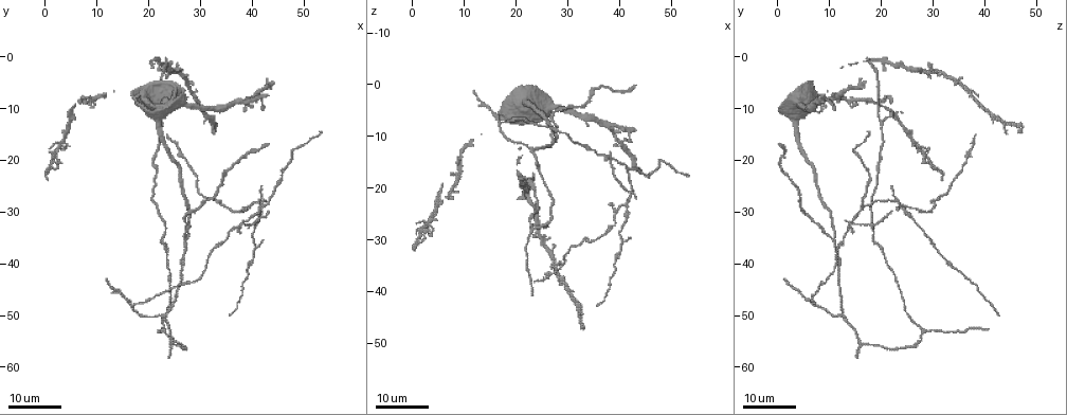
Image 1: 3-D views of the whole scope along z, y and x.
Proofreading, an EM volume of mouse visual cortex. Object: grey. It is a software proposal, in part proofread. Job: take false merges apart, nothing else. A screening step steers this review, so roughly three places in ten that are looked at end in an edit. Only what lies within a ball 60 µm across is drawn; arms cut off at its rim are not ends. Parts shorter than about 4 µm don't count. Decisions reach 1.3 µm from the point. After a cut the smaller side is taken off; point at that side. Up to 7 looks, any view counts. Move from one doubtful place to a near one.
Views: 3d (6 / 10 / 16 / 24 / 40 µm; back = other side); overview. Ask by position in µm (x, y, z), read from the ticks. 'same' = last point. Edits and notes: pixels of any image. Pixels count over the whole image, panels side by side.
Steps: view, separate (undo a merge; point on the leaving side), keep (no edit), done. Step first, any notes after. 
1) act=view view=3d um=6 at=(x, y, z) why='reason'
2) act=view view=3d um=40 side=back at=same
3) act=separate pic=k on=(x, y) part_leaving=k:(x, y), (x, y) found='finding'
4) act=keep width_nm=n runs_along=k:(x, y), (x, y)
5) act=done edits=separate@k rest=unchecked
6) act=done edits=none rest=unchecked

act=view view=3d um=16 at=(42.0, 29.0, 16.0) why='three-way junction'

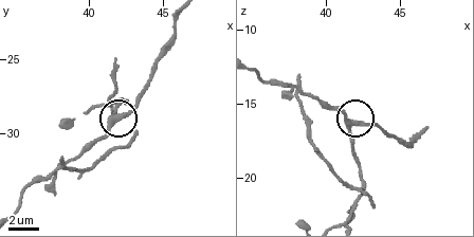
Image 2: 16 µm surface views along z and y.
act=view view=3d um=6 at=(42.0, 29.0, 16.4)

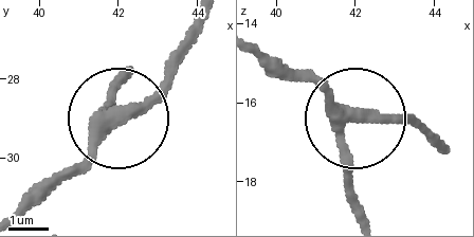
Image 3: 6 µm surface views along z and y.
act=keep side_arm_um=23 runs_along=3:(263, 52), (354, 119), (422, 123) found='all the same neuron'

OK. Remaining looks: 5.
act=view view=3d um=16 at=(38.5, 32.5, 14.5)

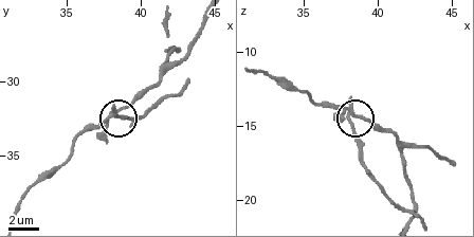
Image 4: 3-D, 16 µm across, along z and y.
act=view view=3d um=10 at=(38.2, 32.2, 14.8)

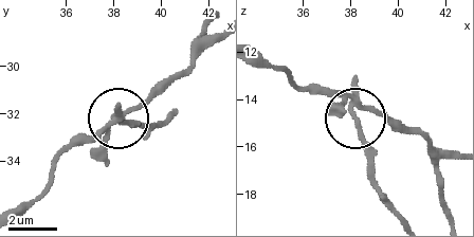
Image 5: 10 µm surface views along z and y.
act=separate pic=5 on=(94, 148) arms=4 part_leaving=5:(353, 99), (370, 183), (402, 219) found='two neurons meet here'

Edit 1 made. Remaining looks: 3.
act=view view=3d um=24 at=(27.5, 35.0, 11.0)

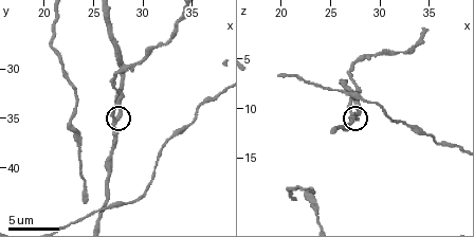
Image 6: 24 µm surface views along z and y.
act=view view=3d um=10 at=same

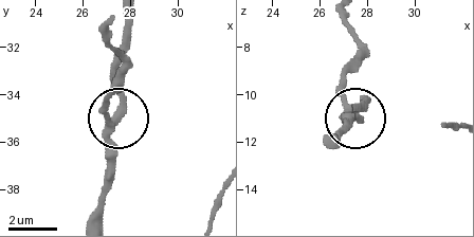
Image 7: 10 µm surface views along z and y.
act=separate pic=7 on=(105, 115) side_arm_um=33 arms=3 found='two neurons meet here'

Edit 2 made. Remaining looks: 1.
act=done edits=separate@5,separate@7 rest=unchecked

